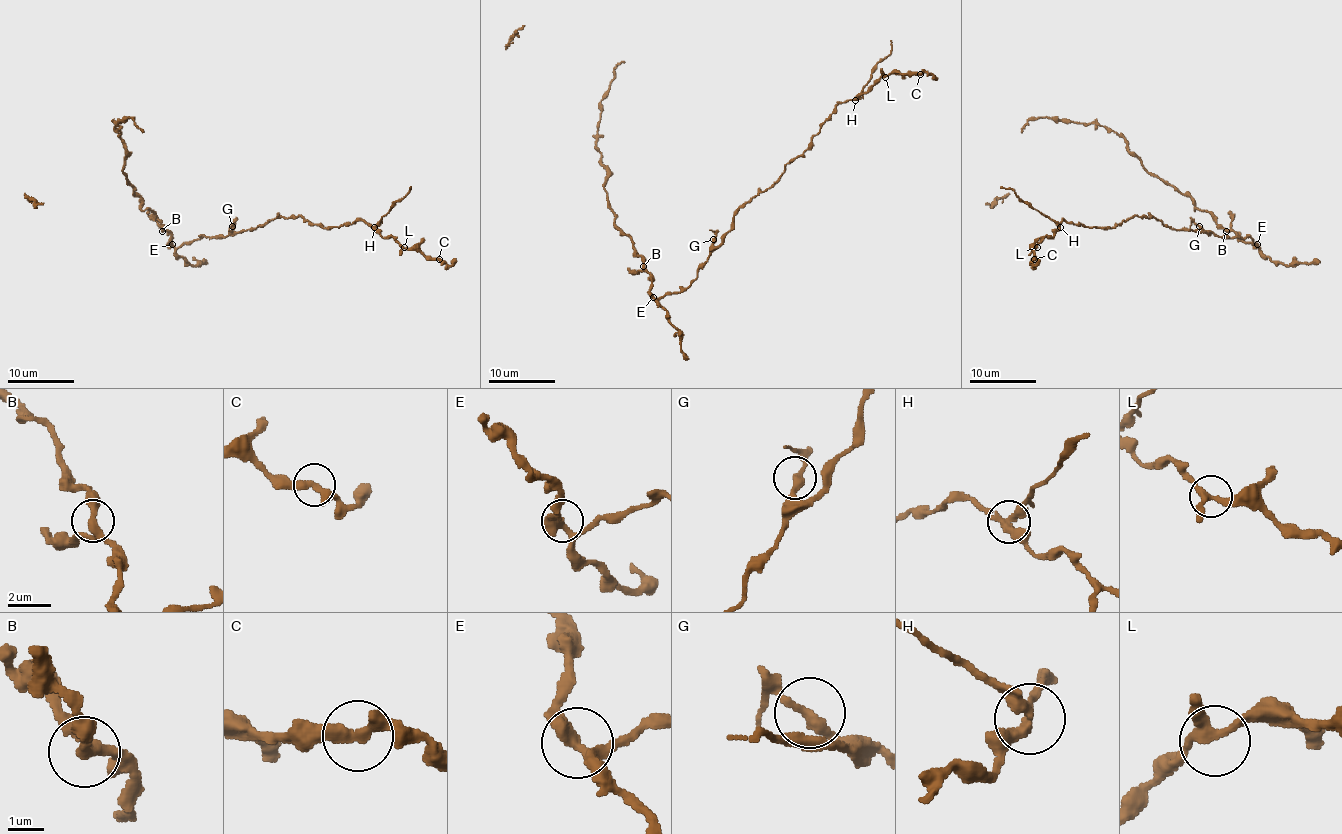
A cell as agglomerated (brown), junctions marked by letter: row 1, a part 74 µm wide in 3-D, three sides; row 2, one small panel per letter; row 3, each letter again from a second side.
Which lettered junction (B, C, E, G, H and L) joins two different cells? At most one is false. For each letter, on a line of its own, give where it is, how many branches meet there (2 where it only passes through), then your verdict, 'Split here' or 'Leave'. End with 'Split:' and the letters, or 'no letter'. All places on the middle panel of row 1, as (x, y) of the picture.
B: Place: (643, 266). Branches: 3. Leave
C: Place: (920, 74). Branches: 3. Leave
E: Place: (653, 297). Branches: 3. Leave
G: Place: (713, 239). Branches: 2. Leave
H: Place: (855, 100). Branches: 3. Split here
L: Place: (885, 77). Branches: 3. Leave
Split: H

